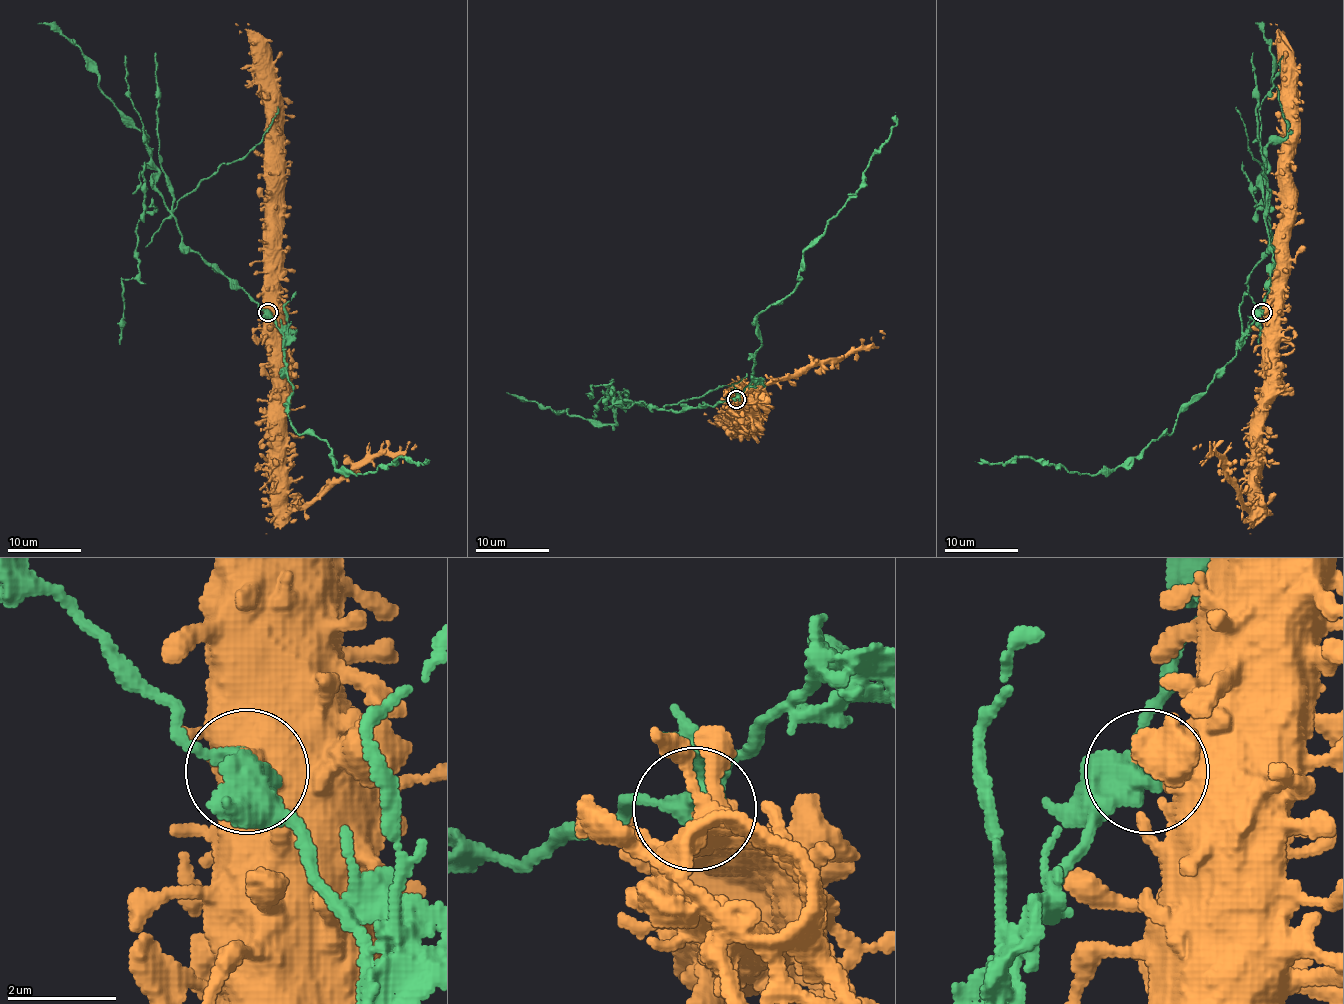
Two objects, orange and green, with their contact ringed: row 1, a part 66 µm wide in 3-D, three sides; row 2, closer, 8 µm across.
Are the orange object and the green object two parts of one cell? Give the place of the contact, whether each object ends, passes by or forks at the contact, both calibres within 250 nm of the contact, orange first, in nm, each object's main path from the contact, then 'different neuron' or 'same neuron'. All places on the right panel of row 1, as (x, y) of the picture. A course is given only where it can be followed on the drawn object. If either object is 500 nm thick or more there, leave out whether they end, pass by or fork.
at (1261, 312); orange ends there; green passes by; 460 nm thick on the orange side, 440 nm on the other; orange runs (1261, 311), (1265, 352), (1257, 502), (1248, 506), (1243, 502), (1210, 443), (1193, 449); green runs (1261, 311), (1237, 354), (1180, 412), (1169, 434), (1122, 465), (1078, 474), (1045, 460), (975, 462); different neuron

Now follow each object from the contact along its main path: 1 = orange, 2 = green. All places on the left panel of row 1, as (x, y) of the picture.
1: (267, 311), (272, 339), (282, 352), (287, 502), (313, 502), (381, 454), (402, 452), (410, 443), (412, 449)
2: (267, 311), (283, 335), (291, 425), (327, 443), (335, 467), (366, 474), (401, 458), (426, 462)

